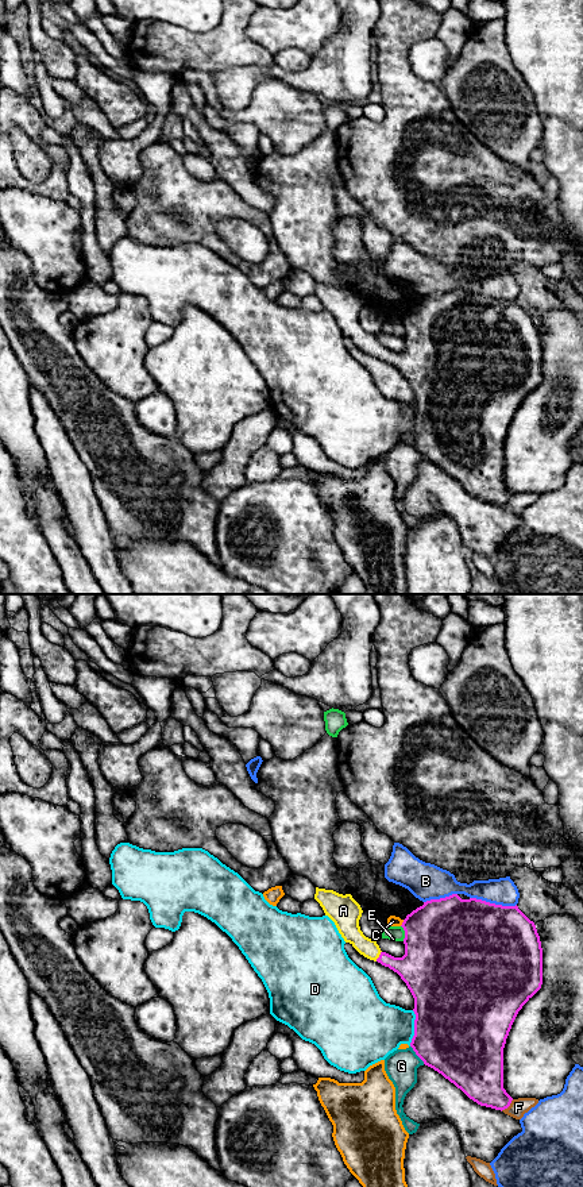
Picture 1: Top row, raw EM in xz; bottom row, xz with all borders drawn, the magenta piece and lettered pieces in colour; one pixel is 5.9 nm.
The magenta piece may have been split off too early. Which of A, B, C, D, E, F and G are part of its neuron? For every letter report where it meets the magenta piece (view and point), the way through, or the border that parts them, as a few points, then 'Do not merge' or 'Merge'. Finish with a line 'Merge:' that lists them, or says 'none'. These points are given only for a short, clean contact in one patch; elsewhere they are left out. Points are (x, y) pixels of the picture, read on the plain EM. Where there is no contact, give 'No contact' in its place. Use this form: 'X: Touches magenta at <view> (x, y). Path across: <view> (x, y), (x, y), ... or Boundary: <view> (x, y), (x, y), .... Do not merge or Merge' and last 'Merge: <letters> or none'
A: Touches magenta at xz (379, 351). Path across: xz (420, 362), (405, 362), (379, 351), (348, 323). Merge
B: Touches magenta at xz (493, 299). Do not merge
C: Touches magenta at xz (402, 318). Do not merge
D: Touches magenta at xz (414, 423). Do not merge
E: Touches magenta at xz (405, 328). Do not merge
F: Touches magenta at xz (508, 501). Do not merge
G: Touches magenta at xz (416, 449). Do not merge
Merge: A

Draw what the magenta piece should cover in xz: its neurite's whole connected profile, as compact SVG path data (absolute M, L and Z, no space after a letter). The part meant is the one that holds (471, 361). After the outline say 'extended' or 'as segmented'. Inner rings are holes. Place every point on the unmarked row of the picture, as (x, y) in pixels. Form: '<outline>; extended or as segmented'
M316 282L314 294L336 320L345 338L364 352L397 367L414 393L414 431L410 442L425 460L441 469L480 501L505 505L513 493L503 483L503 443L511 420L522 401L541 384L543 343L536 320L518 301L502 301L482 294L462 294L452 289L431 294L413 305L402 317L405 350L394 352L382 347L375 335L363 329L359 321L360 300L351 289Z; extended

